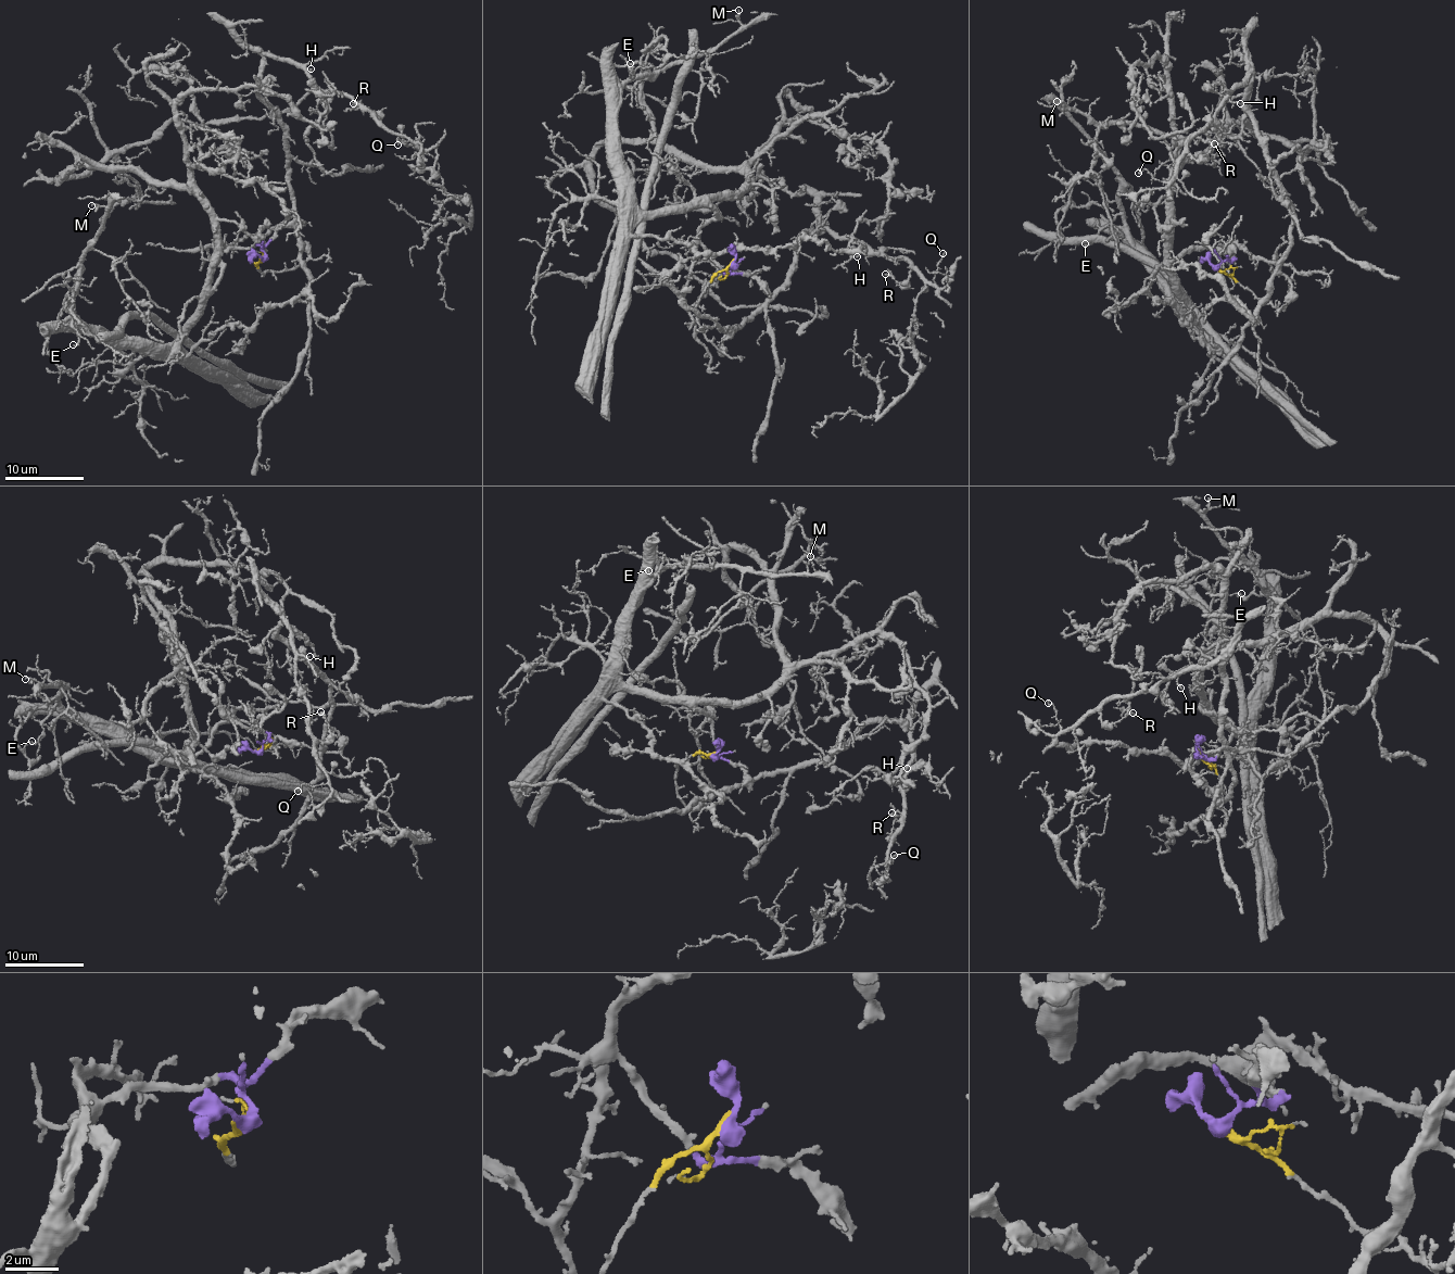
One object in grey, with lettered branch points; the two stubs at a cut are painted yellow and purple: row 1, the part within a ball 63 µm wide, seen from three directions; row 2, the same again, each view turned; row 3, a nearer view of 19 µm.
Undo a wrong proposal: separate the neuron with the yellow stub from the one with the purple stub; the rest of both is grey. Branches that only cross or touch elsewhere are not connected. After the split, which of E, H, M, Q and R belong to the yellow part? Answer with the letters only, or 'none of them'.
H, Q, R

